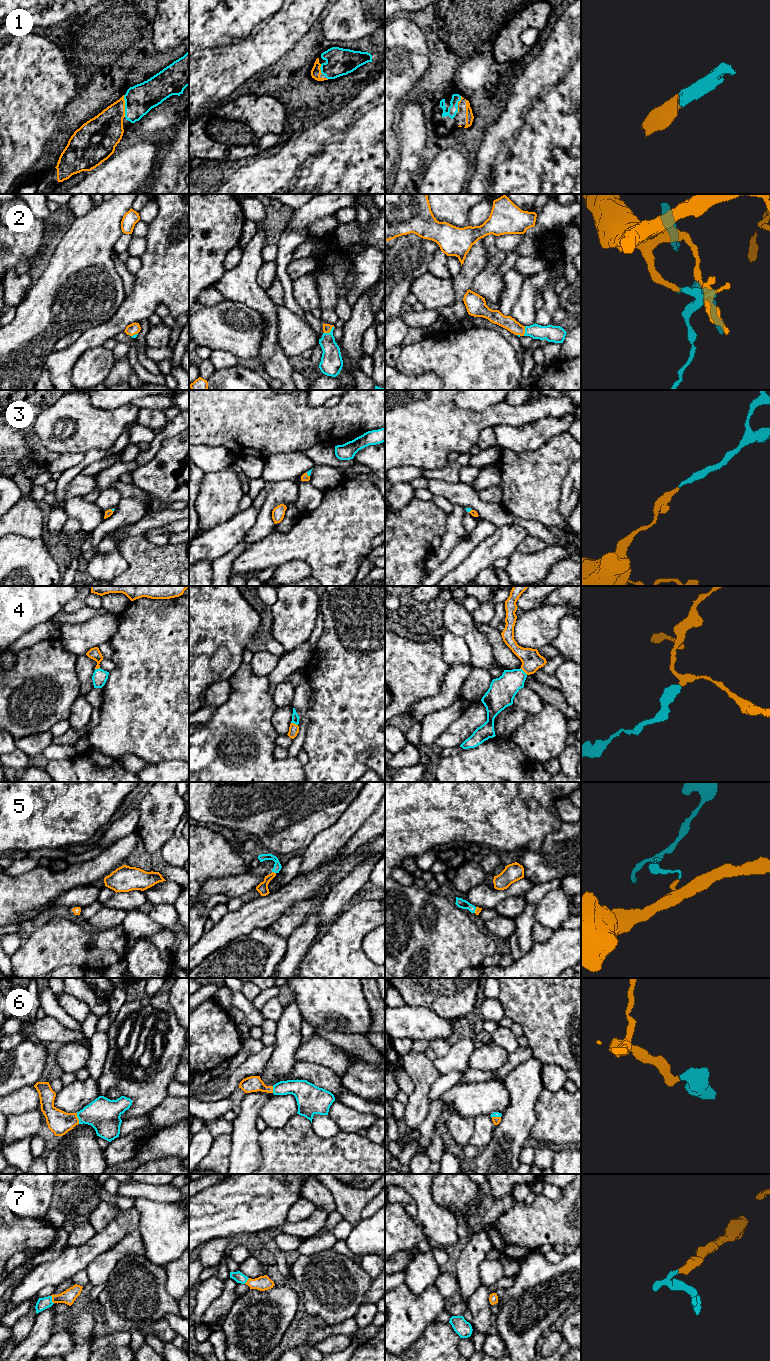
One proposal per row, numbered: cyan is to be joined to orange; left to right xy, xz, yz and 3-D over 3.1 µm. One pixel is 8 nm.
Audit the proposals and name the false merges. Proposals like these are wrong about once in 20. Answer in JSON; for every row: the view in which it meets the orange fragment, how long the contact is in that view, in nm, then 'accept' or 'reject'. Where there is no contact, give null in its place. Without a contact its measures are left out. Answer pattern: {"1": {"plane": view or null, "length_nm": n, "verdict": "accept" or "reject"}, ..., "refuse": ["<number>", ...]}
{"1": {"plane": "xy", "length_nm": 180, "verdict": "accept"}, "2": {"plane": "xz", "length_nm": 100, "verdict": "accept"}, "3": {"plane": "xz", "length_nm": 40, "verdict": "accept"}, "4": {"plane": "yz", "length_nm": 80, "verdict": "accept"}, "5": {"plane": "xz", "length_nm": 40, "verdict": "accept"}, "6": {"plane": "xy", "length_nm": 90, "verdict": "accept"}, "7": {"plane": "xy", "length_nm": 70, "verdict": "accept"}, "refuse": []}

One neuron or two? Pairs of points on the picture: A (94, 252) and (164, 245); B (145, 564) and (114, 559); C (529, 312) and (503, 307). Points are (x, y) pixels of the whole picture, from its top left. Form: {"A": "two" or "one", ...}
{"A": "two", "B": "two", "C": "two"}

